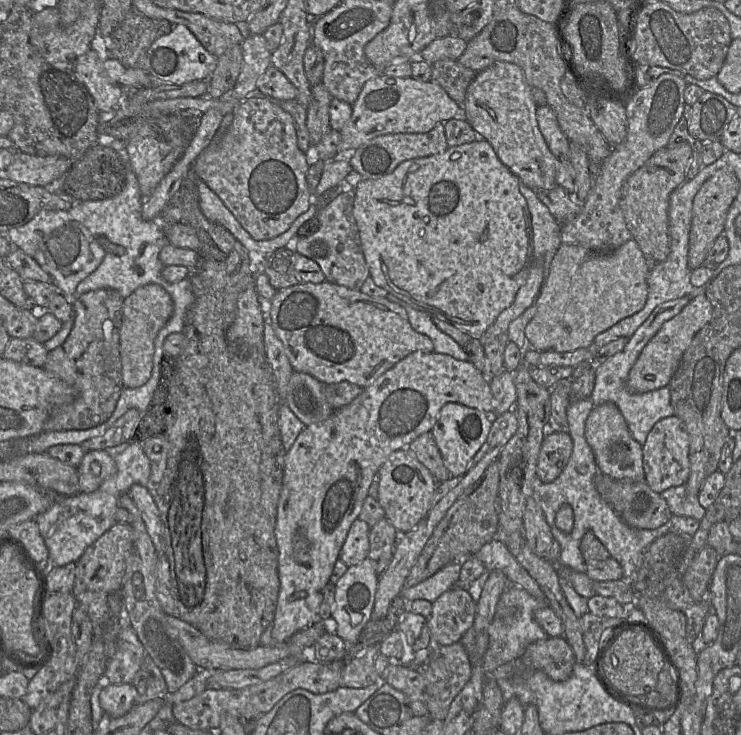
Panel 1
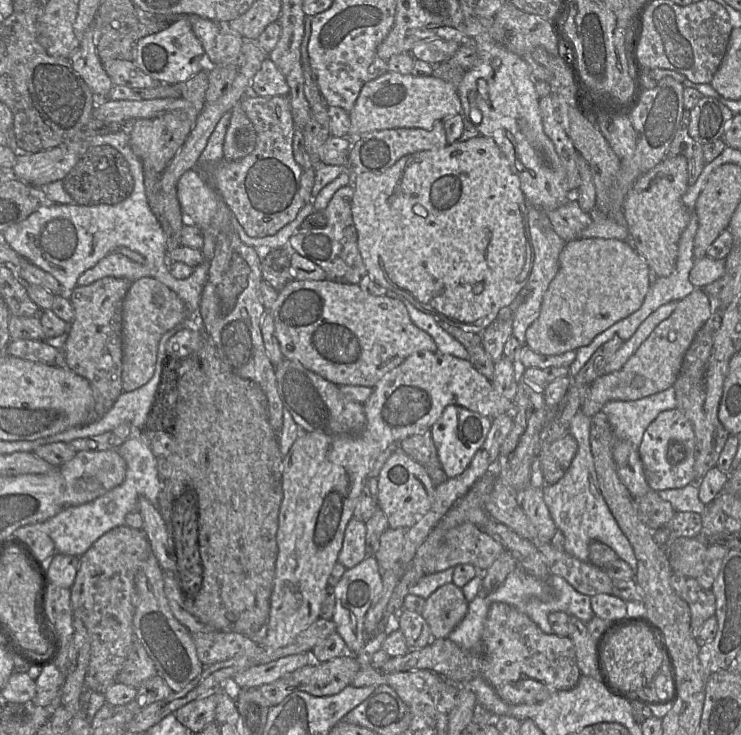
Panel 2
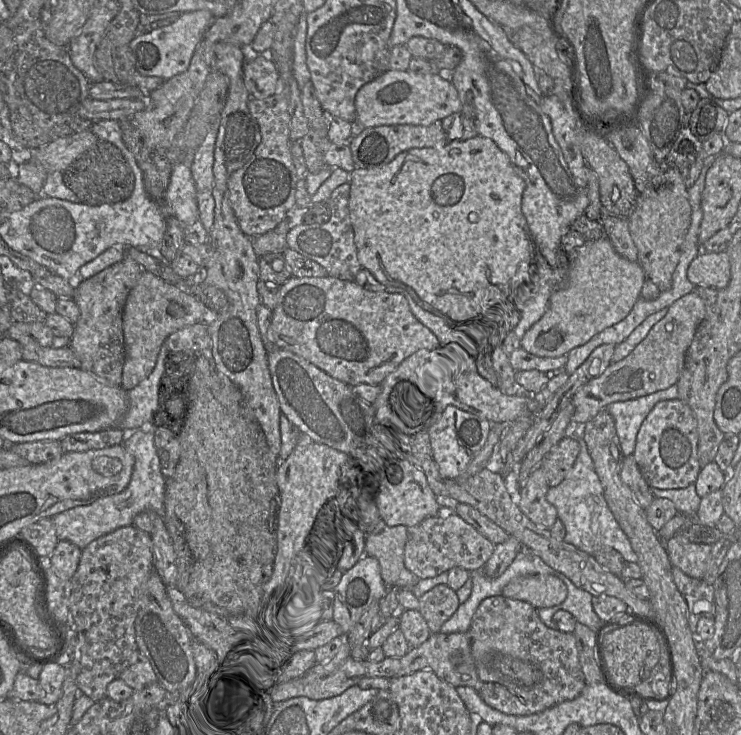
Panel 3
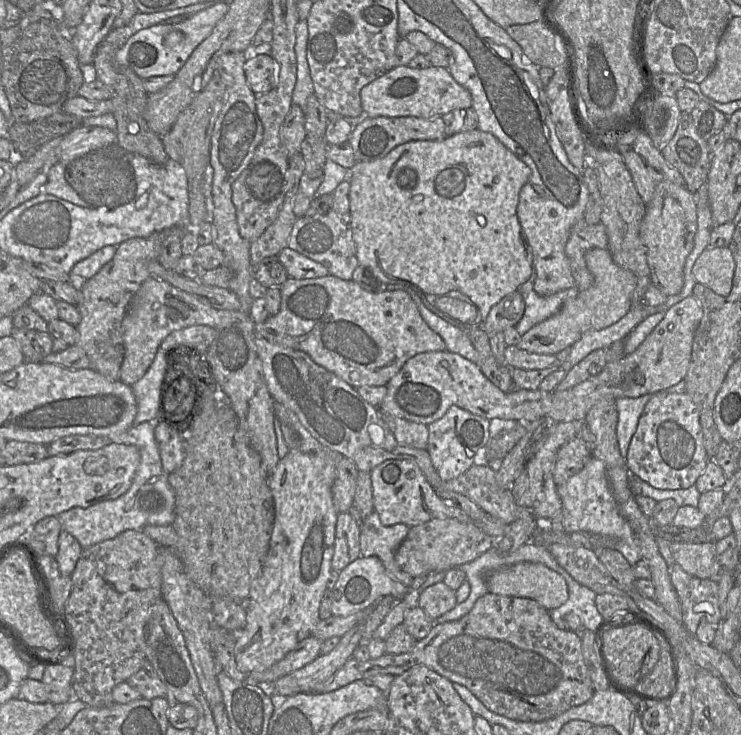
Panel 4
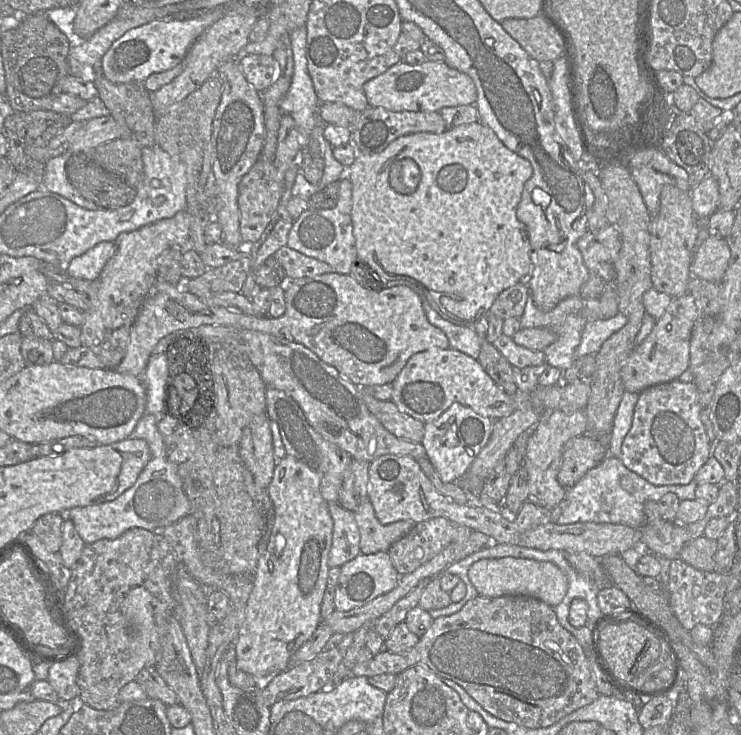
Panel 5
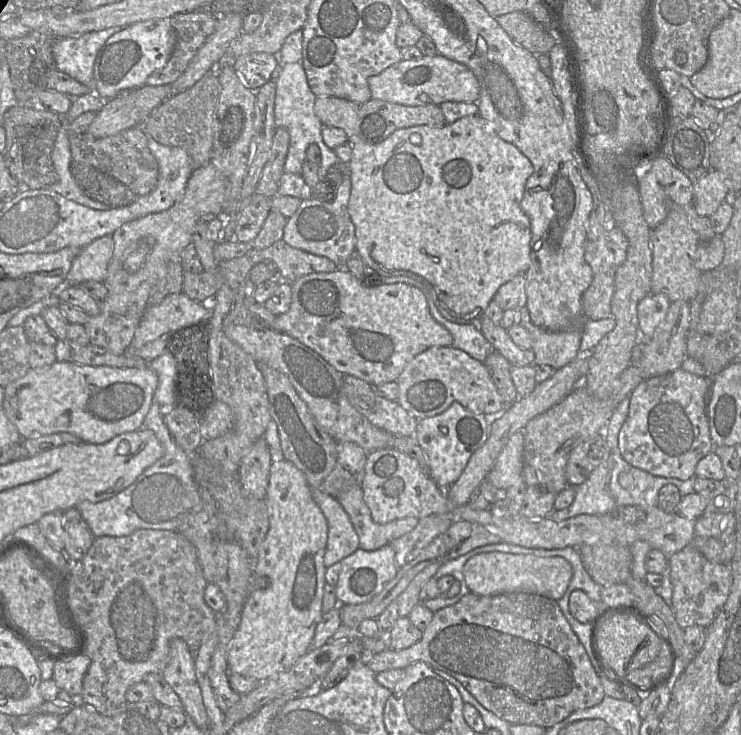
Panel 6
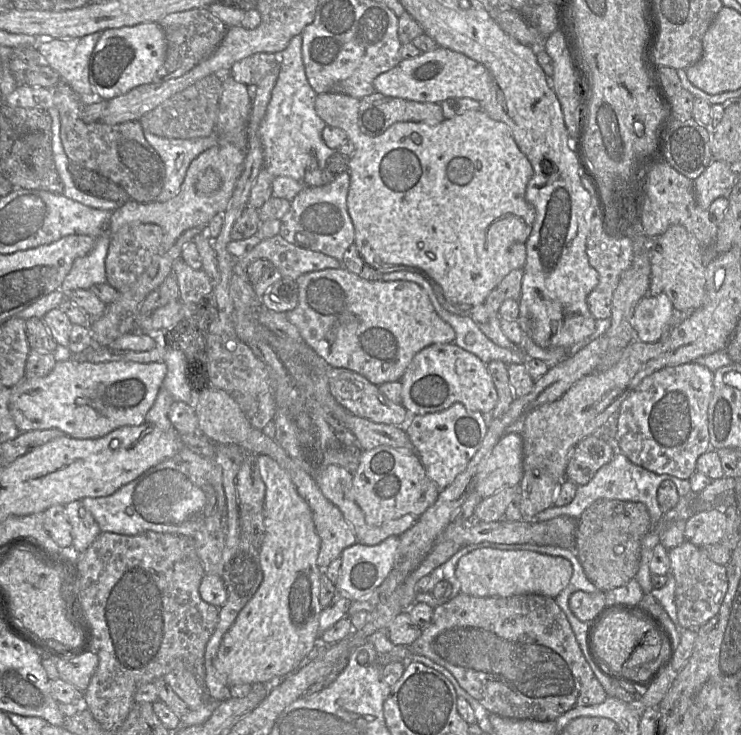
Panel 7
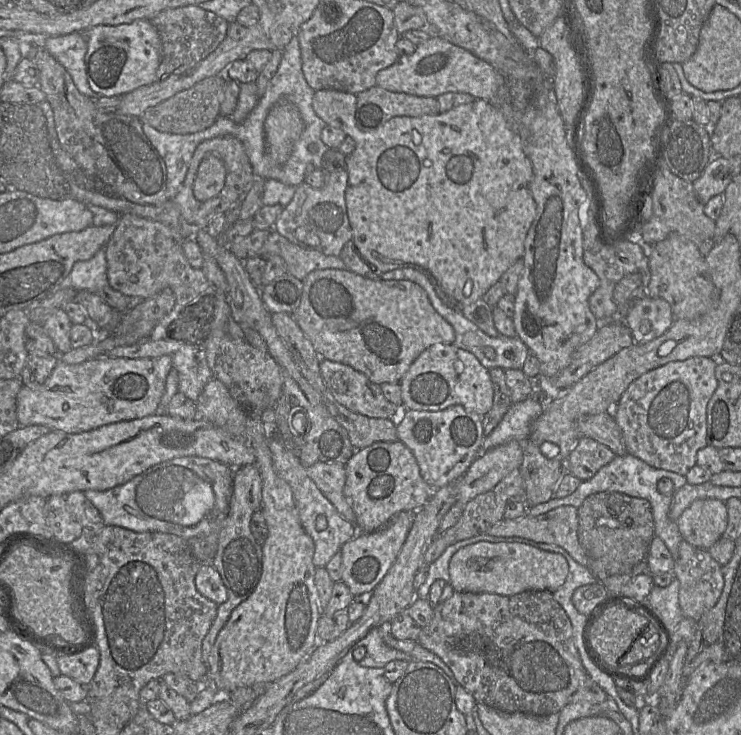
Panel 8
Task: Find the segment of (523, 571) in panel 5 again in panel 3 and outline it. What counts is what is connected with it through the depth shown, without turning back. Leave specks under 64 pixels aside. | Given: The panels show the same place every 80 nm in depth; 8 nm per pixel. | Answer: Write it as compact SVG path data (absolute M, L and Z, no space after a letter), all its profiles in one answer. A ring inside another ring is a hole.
M532 575L513 579L501 596L531 604L534 608L551 608L567 597L566 585L553 575Z

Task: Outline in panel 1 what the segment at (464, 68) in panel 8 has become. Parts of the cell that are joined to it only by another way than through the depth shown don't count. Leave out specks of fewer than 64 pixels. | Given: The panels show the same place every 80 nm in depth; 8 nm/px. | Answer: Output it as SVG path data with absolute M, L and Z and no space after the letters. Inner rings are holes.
M380 74L364 83L352 104L352 115L340 130L339 154L348 155L368 140L380 135L427 133L437 123L445 123L459 114L462 114L461 106L436 82Z

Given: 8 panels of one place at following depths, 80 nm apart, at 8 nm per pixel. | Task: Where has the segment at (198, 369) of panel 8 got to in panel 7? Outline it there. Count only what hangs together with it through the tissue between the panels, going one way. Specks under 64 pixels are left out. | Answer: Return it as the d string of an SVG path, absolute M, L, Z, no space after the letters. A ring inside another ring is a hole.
M167 349L162 360L167 367L167 373L162 382L172 396L173 401L183 401L193 406L194 391L186 376L186 361L183 353L175 349Z

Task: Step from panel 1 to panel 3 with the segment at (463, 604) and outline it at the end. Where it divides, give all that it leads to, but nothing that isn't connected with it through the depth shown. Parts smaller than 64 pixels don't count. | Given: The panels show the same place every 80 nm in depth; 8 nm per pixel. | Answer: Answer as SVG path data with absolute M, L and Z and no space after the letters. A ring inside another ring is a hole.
M439 584L419 599L419 612L430 632L440 632L442 625L457 611L460 602L456 591L447 584Z

